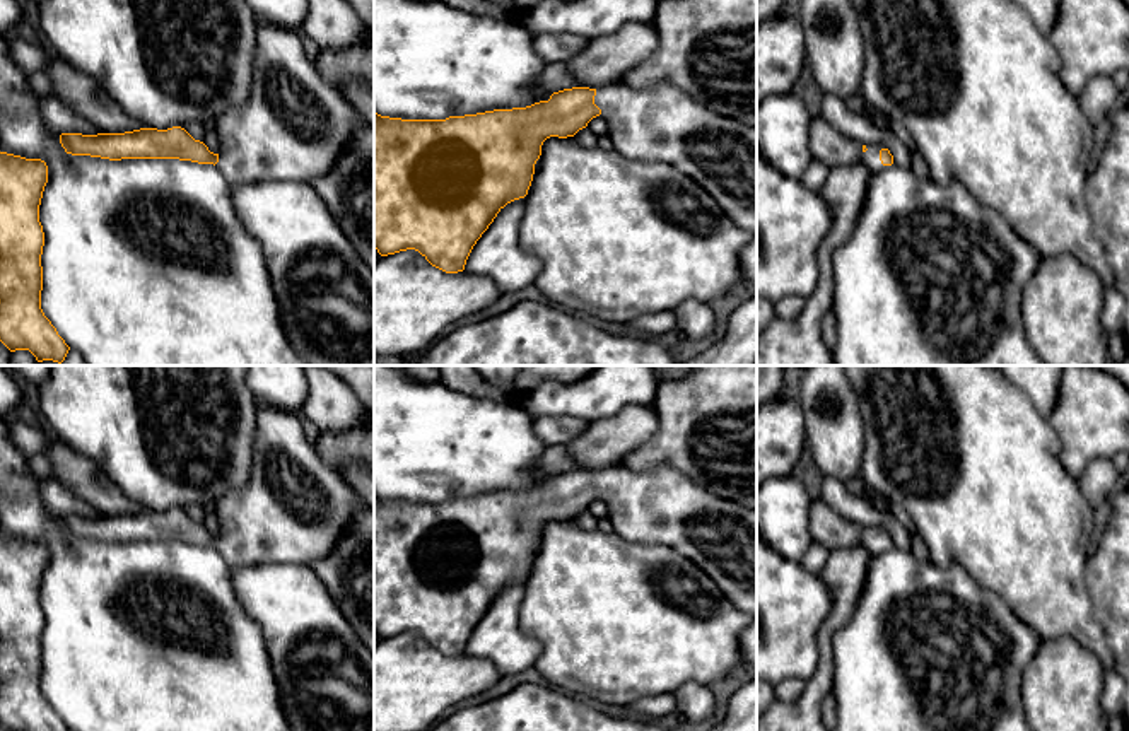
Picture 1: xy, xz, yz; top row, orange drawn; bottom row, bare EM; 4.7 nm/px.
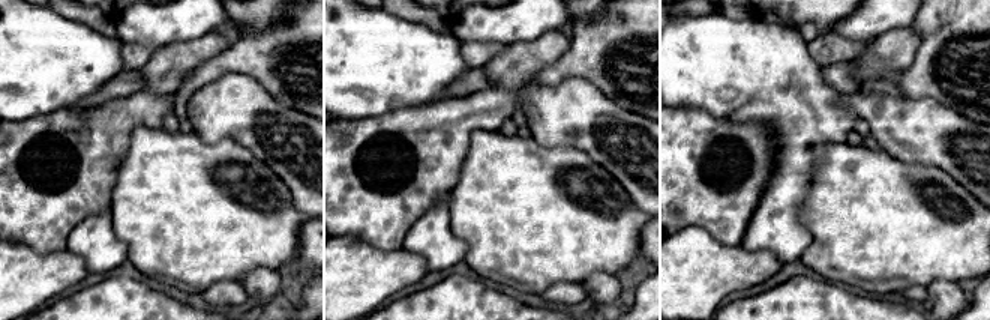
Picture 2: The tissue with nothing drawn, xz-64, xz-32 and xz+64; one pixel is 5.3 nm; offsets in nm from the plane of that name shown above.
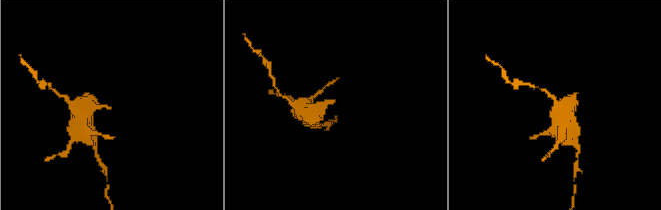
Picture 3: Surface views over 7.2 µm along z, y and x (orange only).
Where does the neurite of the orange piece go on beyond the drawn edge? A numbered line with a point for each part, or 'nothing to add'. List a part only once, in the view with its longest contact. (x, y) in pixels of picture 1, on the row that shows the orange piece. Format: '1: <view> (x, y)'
1: yz (871, 156)

